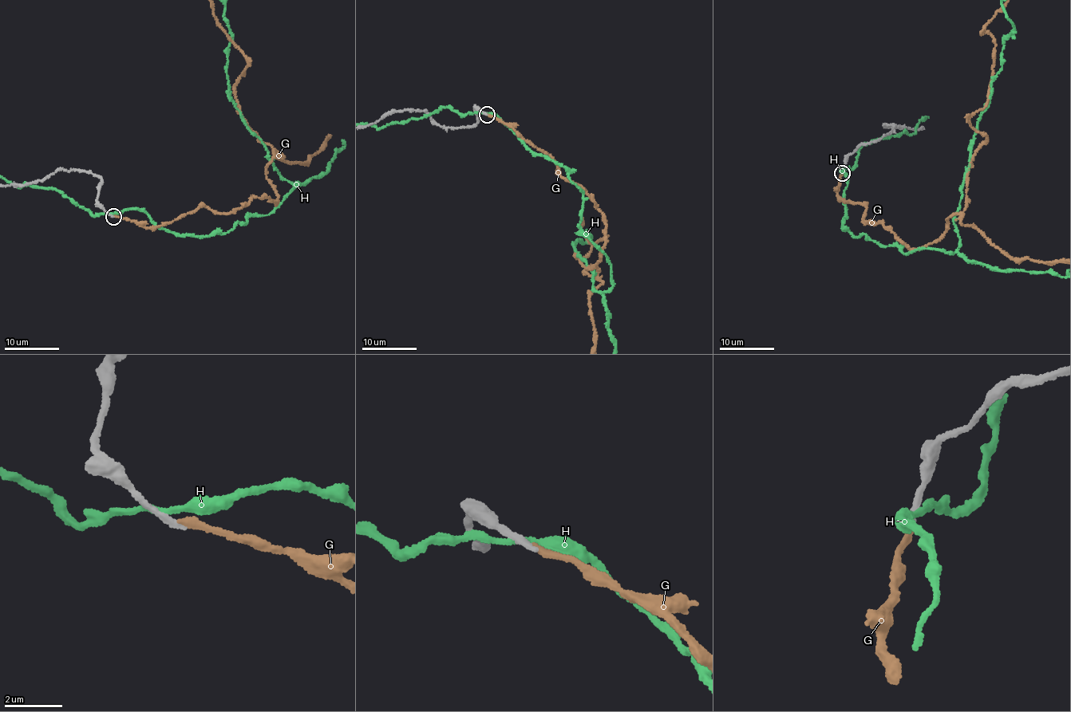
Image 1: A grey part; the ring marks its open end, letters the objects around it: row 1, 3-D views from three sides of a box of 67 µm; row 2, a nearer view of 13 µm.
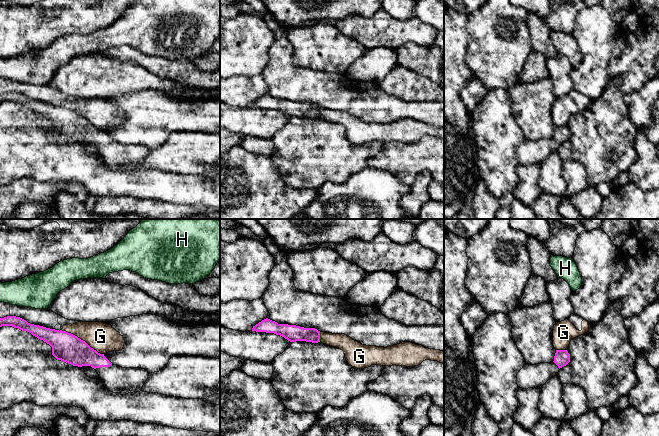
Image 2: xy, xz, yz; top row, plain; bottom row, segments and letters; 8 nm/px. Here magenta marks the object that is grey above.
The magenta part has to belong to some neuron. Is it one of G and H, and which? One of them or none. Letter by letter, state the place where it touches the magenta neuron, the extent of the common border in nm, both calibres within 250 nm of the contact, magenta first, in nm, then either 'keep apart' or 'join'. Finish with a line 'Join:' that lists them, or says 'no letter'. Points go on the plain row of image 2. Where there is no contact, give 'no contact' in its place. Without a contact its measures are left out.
G: xy (82, 116) | 400 nm | 220/220 nm | keep apart
H: no contact | keep apart
Join: no letter

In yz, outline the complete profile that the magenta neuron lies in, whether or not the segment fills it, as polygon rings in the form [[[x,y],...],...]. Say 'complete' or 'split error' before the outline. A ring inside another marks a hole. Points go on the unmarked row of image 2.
split error | [[[556,126],[554,137],[535,141],[526,140],[517,149],[518,164],[540,165],[548,156],[557,152],[559,146],[570,138],[570,130],[567,126]]]

